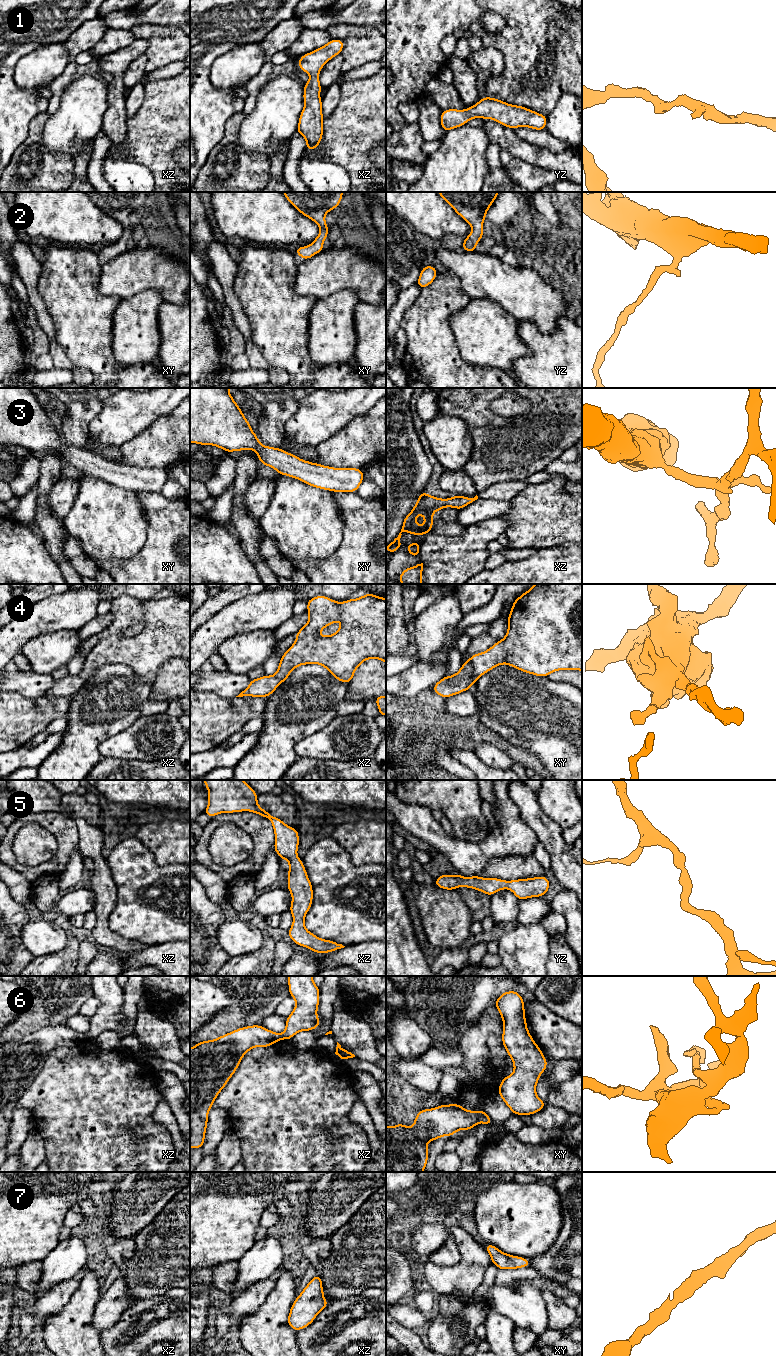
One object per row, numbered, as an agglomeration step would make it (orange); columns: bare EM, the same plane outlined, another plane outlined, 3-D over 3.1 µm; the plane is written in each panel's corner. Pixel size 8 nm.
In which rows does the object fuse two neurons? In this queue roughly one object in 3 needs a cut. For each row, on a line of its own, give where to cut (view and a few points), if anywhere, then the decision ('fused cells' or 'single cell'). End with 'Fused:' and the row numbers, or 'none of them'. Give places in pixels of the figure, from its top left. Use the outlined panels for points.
1: no cut; single cell
2: no cut; single cell
3: no cut; single cell
4: cut in xy along (469, 659), (472, 665), (473, 683); fused cells
5: no cut; single cell
6: cut in xy along (475, 1111), (479, 1121); fused cells
7: no cut; single cell
Fused: 4, 6

